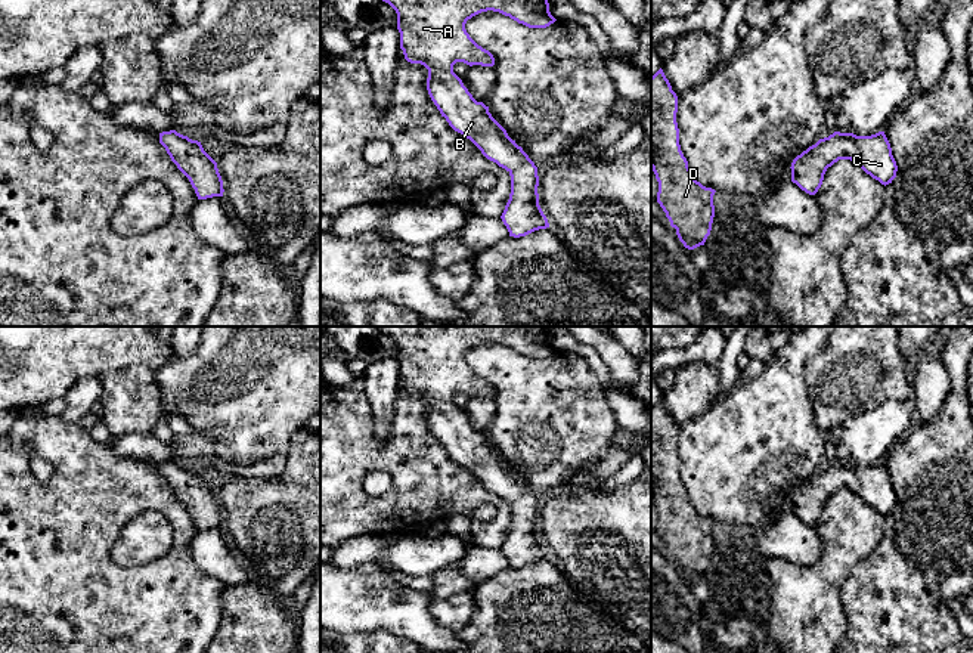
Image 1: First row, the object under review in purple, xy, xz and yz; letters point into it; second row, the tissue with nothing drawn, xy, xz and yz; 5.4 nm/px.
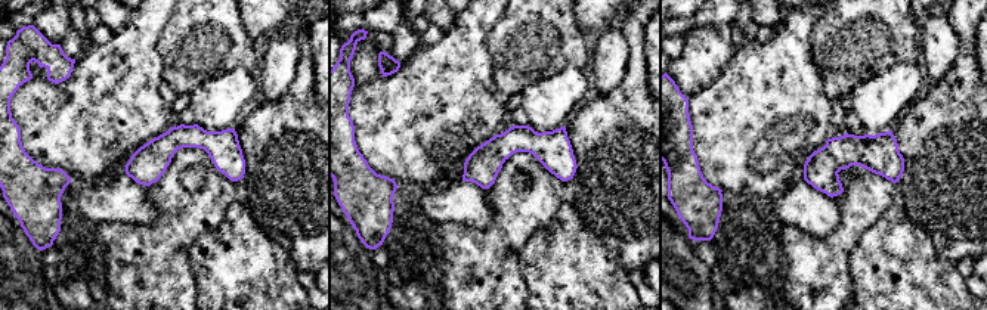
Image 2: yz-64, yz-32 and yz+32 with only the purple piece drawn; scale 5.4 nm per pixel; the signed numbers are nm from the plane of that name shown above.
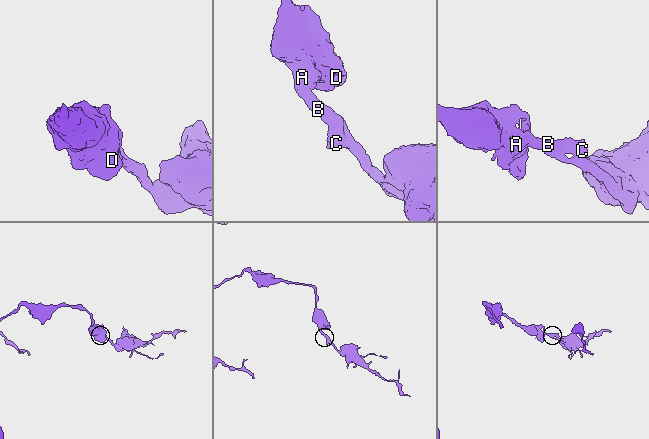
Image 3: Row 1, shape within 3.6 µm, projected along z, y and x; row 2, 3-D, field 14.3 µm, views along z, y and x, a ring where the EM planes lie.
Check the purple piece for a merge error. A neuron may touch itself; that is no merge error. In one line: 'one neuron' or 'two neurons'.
one neuron

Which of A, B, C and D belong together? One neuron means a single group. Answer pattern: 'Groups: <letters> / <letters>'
Groups: A B C D

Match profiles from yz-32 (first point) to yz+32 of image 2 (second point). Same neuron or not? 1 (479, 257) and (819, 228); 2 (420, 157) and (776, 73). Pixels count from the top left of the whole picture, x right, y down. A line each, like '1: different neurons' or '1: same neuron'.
1: different neurons
2: same neuron

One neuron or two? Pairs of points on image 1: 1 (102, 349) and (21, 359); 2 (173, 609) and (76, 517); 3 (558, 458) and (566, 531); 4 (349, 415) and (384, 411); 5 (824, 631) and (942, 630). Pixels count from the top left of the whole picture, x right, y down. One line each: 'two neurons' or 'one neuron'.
1: one neuron
2: one neuron
3: two neurons
4: two neurons
5: two neurons

